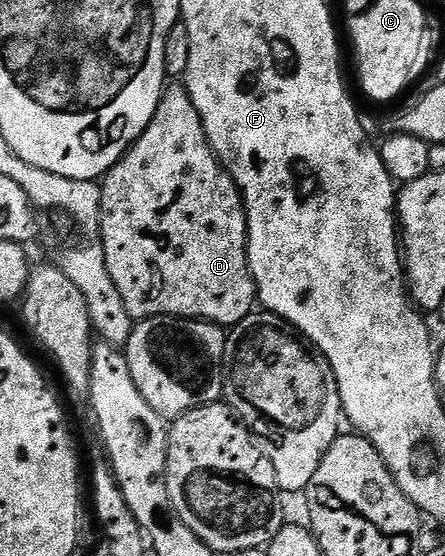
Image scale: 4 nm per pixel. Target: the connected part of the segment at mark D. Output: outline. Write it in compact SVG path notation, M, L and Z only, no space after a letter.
M183 84L165 85L164 94L160 97L160 103L146 132L142 132L140 139L129 146L128 153L119 162L114 163L111 170L104 175L100 186L100 238L104 244L106 268L114 280L114 288L118 288L118 296L122 296L122 304L126 304L126 312L130 312L134 320L165 316L194 318L231 328L237 326L247 314L253 313L258 299L256 281L252 278L248 267L248 217L244 211L244 201L234 180L224 169L216 153L212 151L212 145L202 128L202 120L198 116L198 108L194 108L194 100L190 100L188 90Z

